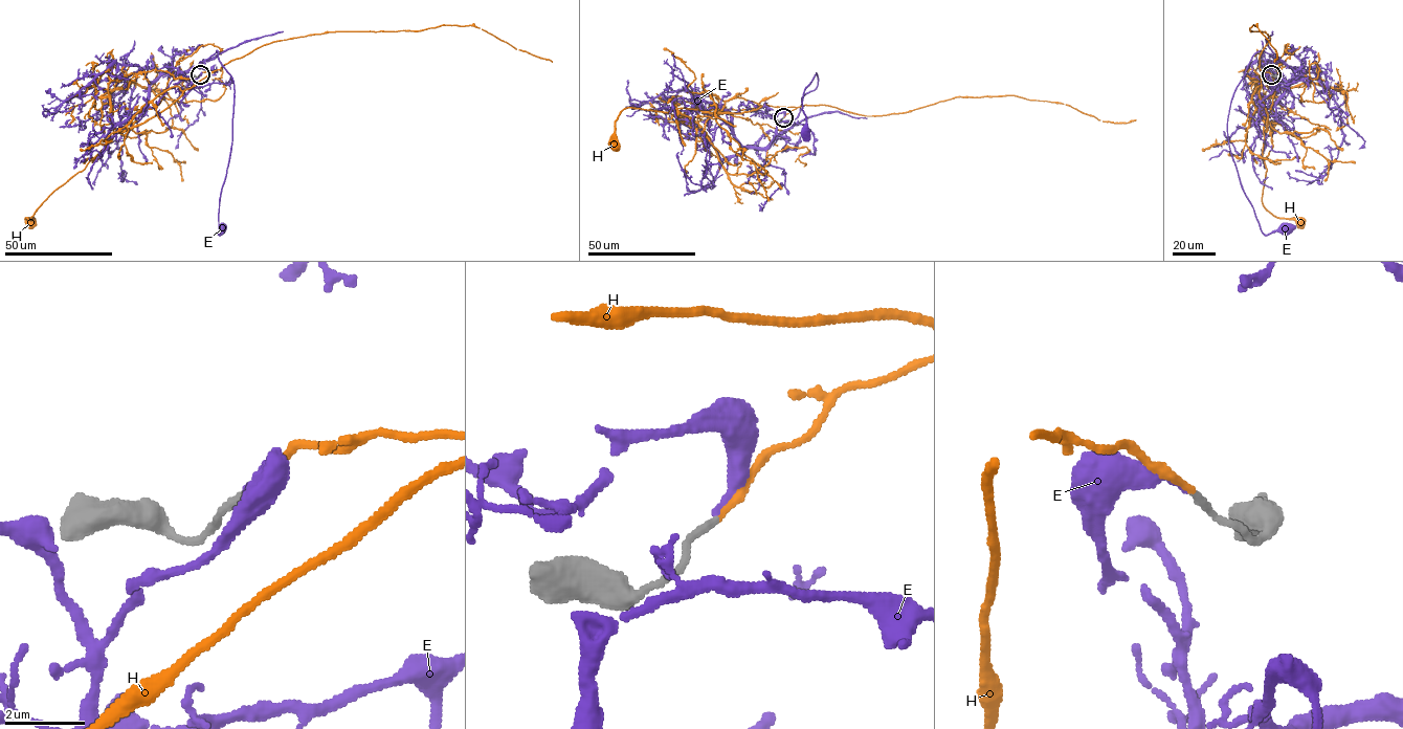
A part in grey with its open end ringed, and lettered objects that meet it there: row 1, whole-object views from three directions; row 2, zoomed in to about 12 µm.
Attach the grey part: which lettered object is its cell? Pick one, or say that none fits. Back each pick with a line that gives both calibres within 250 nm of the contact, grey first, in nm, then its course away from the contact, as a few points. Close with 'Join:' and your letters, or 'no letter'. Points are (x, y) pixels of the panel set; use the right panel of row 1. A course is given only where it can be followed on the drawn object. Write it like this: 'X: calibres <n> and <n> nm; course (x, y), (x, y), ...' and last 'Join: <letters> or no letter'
H: calibres 180 and 180 nm; course (1272, 74), (1261, 73), (1259, 94), (1267, 114), (1262, 204), (1276, 217), (1300, 222)
Join: H

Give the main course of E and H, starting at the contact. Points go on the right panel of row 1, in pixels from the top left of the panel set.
E: (1272, 74), (1273, 88), (1299, 73), (1256, 52), (1231, 100), (1227, 132), (1261, 230), (1286, 228)
H: (1272, 74), (1261, 73), (1259, 94), (1267, 114), (1262, 204), (1276, 217), (1300, 222)

